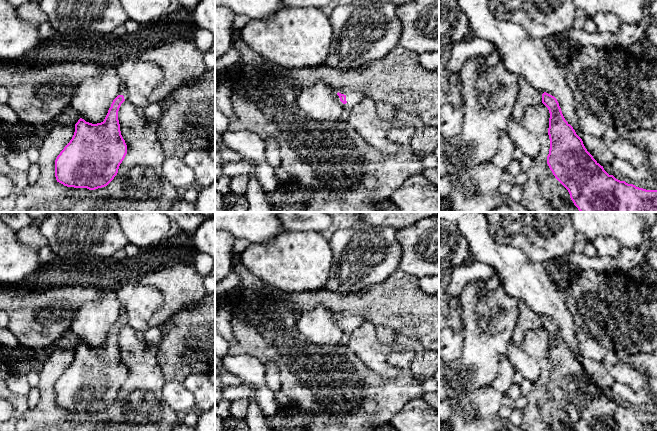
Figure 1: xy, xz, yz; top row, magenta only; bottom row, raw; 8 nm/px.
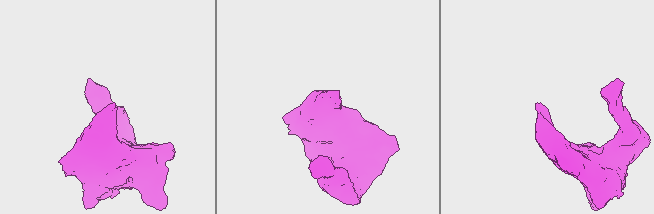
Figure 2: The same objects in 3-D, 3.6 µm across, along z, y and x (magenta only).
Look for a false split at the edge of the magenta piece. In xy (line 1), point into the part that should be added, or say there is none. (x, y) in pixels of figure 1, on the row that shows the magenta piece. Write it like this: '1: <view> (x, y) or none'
1: xy (124, 92)

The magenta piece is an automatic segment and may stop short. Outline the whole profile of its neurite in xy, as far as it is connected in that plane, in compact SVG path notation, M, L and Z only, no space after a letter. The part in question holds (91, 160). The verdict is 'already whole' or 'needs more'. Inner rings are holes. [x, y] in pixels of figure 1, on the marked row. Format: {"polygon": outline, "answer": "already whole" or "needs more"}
{"polygon": "M123 87L103 122L92 124L82 118L78 120L72 139L55 160L57 182L95 190L114 179L127 154L118 120L119 108L127 99L128 91Z", "answer": "needs more"}

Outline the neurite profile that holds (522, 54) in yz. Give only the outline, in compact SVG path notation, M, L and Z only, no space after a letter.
M489 0L451 1L457 3L466 16L470 32L497 48L503 65L508 71L526 79L535 90L546 92L557 99L565 120L573 127L576 134L582 138L584 133L579 128L578 118L575 113L577 103L565 78L566 67L560 66L556 62L545 43L539 38L530 36L521 25L497 19L488 8Z

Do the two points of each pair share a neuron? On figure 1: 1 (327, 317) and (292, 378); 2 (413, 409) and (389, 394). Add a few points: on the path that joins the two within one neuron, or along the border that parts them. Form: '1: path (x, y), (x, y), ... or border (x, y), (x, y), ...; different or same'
1: border (296, 327), (303, 337), (312, 344), (336, 344); different
2: border (421, 397), (408, 401), (391, 419); different

